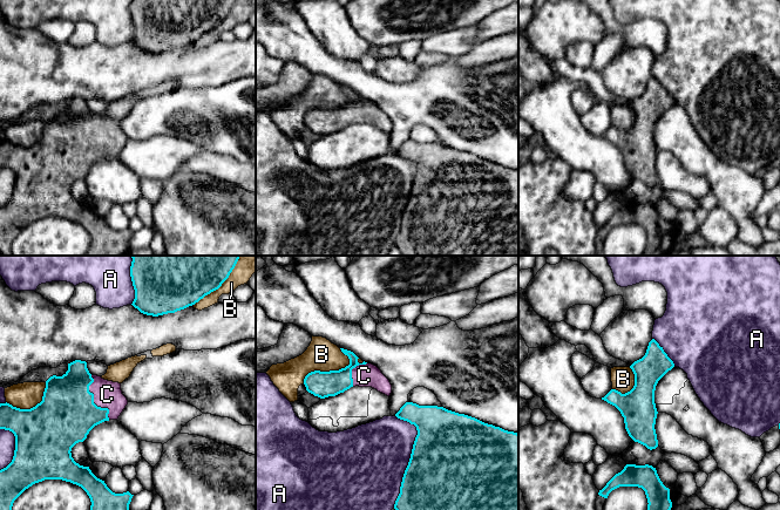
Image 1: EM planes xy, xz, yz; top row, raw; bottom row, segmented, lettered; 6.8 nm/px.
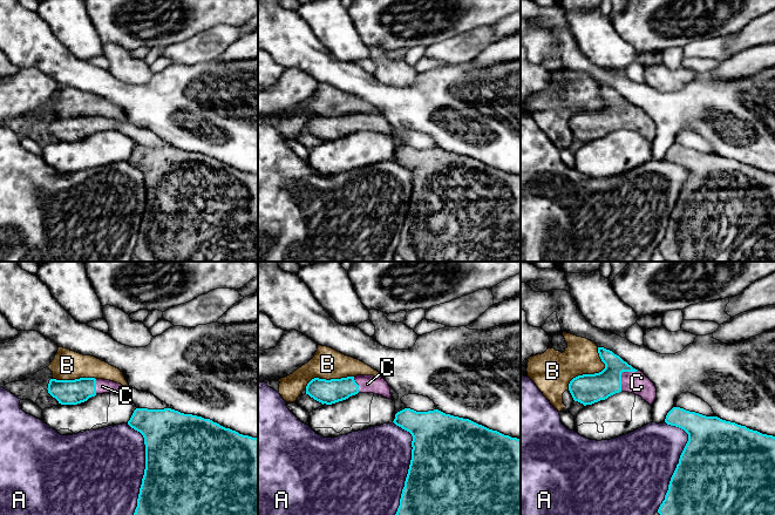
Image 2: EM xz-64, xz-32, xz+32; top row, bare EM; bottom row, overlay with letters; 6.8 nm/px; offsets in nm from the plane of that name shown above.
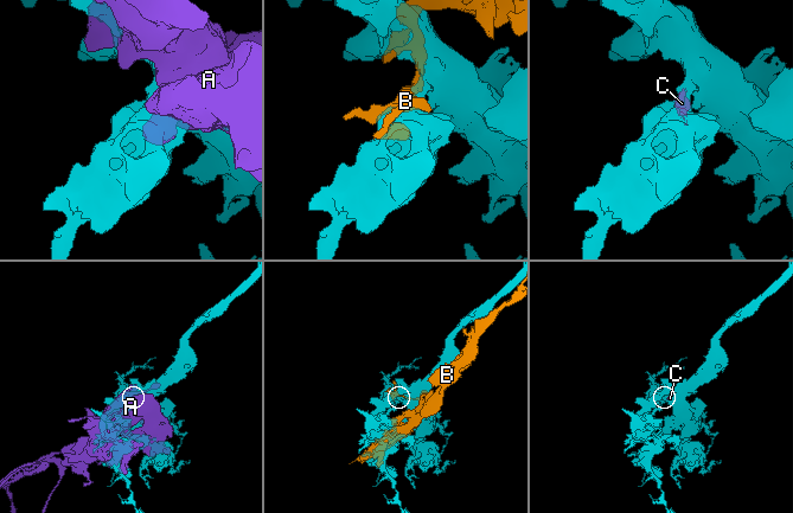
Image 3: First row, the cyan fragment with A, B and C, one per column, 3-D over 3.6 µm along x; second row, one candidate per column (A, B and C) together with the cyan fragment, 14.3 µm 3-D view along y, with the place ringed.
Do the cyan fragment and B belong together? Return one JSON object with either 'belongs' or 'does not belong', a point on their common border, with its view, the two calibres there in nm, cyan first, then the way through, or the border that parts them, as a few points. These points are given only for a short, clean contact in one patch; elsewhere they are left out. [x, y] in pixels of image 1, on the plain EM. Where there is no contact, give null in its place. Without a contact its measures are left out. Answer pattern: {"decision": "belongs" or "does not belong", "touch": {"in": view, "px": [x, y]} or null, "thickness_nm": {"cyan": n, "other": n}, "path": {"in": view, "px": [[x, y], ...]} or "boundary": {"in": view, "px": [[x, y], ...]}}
{"decision": "does not belong", "touch": {"in": "xz", "px": [327, 109]}, "thickness_nm": {"cyan": 180, "other": 220}}

